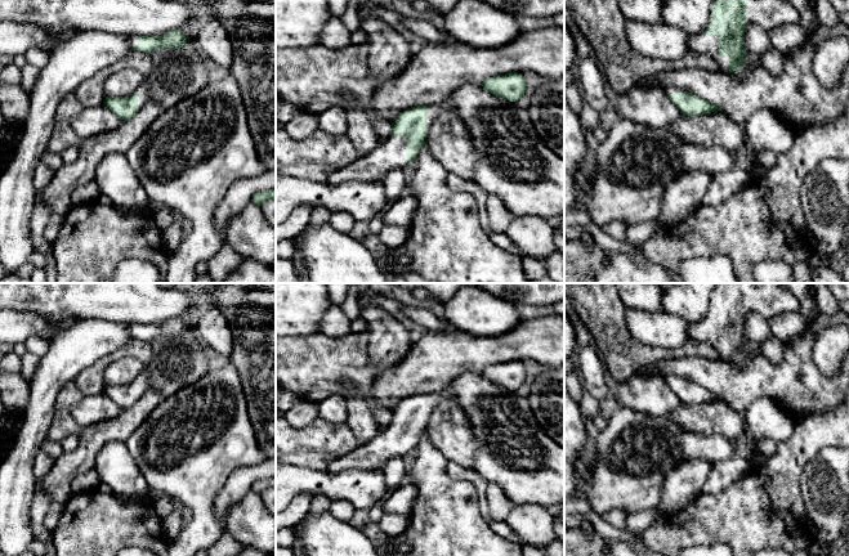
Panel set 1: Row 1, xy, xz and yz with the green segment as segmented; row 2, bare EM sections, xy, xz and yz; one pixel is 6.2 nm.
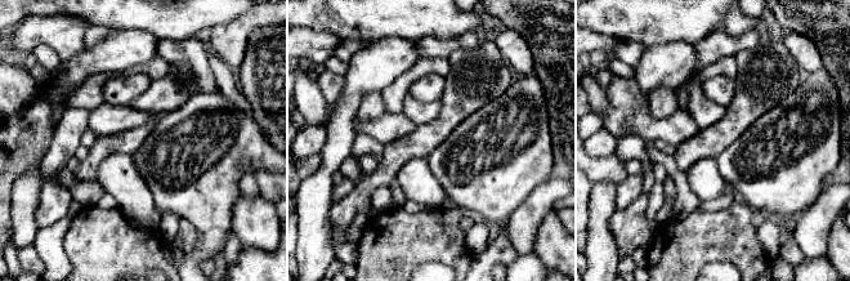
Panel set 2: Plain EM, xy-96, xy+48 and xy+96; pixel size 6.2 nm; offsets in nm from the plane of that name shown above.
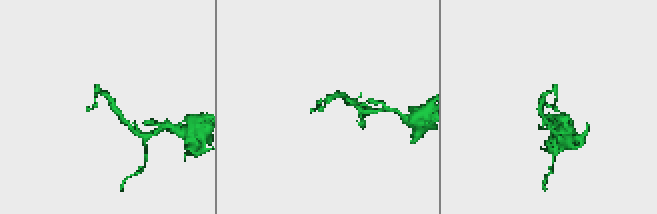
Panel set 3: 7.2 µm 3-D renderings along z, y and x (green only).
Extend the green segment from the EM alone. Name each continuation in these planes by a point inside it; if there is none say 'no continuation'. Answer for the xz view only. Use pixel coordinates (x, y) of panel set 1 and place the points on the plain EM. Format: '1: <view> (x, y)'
1: xz (433, 399)

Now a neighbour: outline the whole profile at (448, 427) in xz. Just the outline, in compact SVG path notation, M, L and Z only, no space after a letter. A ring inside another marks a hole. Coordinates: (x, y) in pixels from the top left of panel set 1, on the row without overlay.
M455 400L441 403L432 412L425 430L448 462L473 468L478 443L466 413Z

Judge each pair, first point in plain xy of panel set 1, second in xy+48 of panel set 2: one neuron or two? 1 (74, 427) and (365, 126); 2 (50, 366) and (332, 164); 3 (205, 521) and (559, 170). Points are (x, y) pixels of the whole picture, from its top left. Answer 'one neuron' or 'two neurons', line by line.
1: two neurons
2: one neuron
3: two neurons

